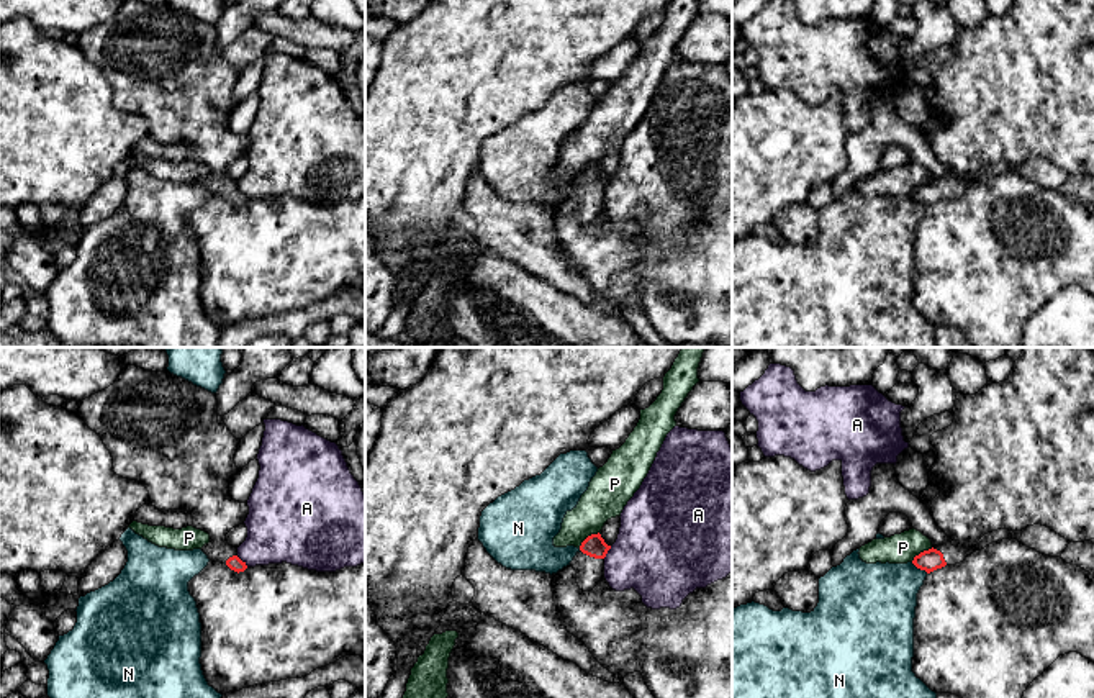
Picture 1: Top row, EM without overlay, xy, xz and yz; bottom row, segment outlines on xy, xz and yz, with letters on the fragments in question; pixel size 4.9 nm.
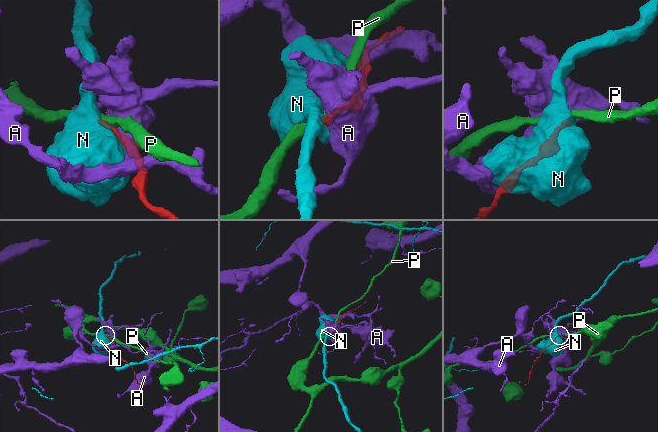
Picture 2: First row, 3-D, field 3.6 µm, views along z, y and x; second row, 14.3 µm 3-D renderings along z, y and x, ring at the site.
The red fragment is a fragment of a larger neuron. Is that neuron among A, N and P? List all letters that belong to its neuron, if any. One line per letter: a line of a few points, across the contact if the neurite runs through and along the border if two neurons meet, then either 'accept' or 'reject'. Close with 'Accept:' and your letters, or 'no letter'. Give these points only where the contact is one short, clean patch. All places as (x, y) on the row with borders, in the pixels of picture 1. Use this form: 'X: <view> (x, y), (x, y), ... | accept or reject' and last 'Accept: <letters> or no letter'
A: reject
N: reject
P: xz (598, 531), (592, 533), (578, 548) | reject
Accept: no letter

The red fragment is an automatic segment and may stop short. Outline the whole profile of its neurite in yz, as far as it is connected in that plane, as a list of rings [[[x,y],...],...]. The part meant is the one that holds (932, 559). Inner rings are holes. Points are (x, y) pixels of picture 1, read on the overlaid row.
[[[1024,347],[1014,362],[1010,375],[1004,382],[988,382],[974,395],[953,393],[953,423],[930,436],[930,451],[935,452],[935,467],[929,472],[929,480],[940,490],[932,500],[932,516],[937,526],[950,537],[947,544],[935,546],[914,557],[912,564],[927,573],[945,565],[963,562],[976,552],[978,541],[992,531],[1022,531],[1033,524],[1053,529],[1068,542],[1084,542],[1094,539],[1094,352],[1089,347]]]

